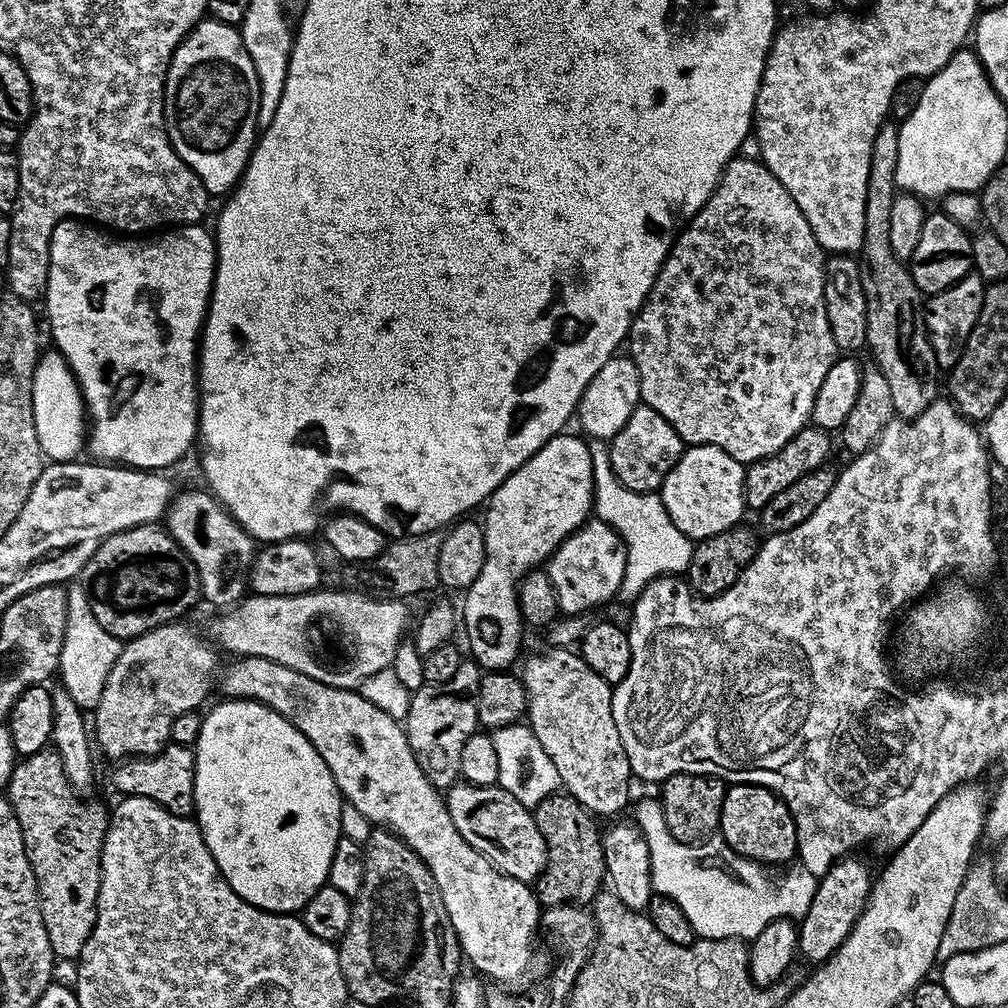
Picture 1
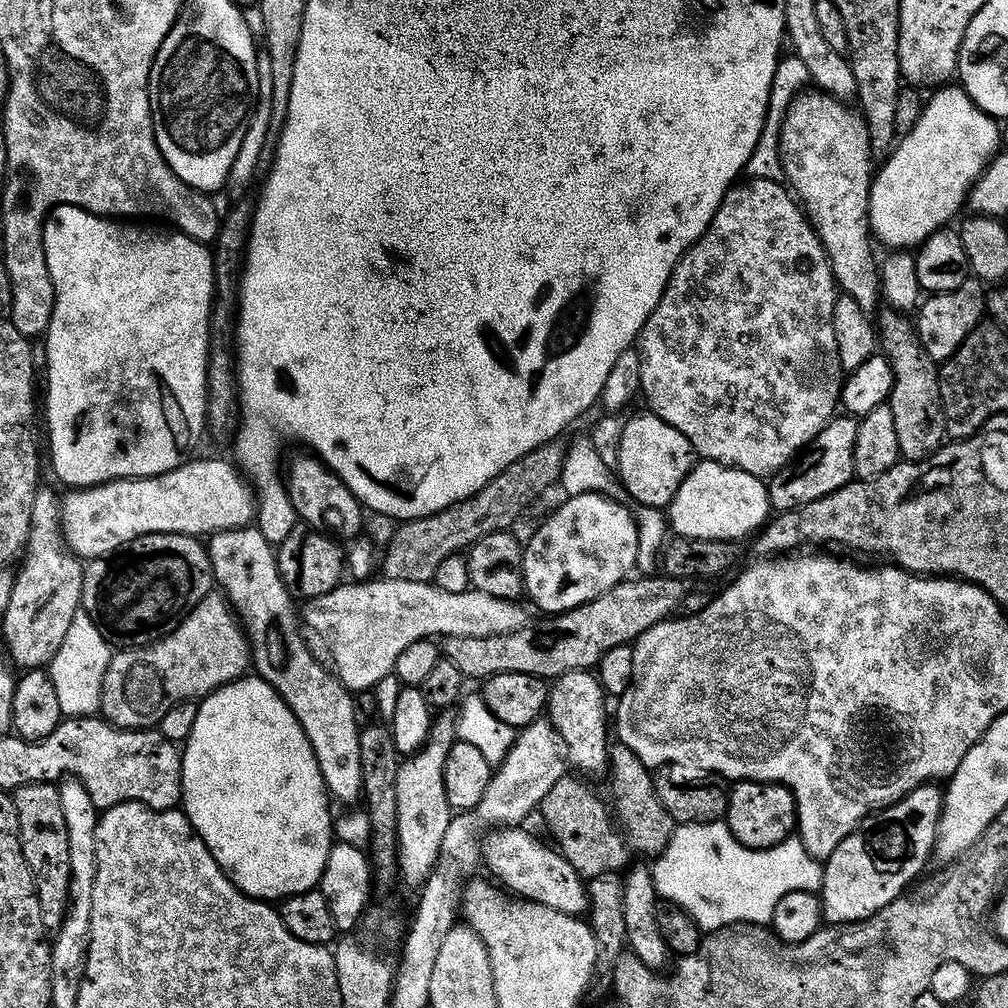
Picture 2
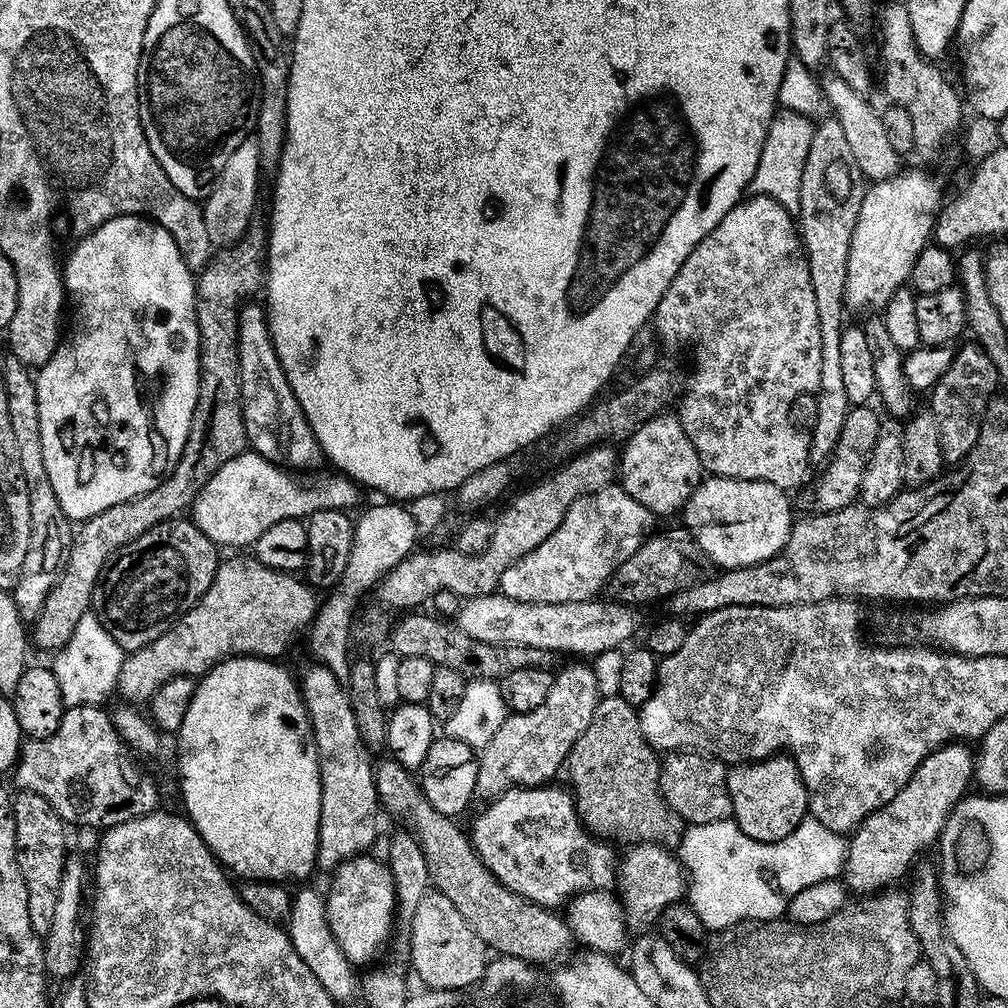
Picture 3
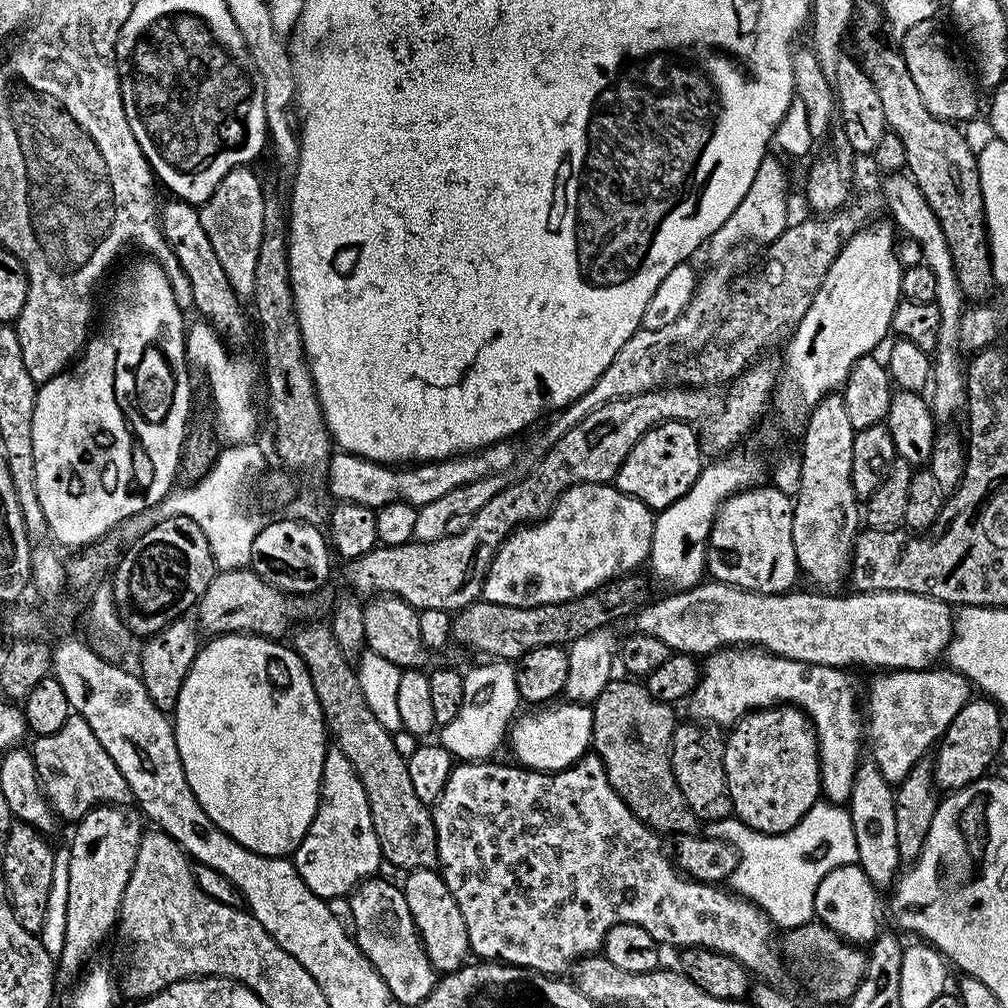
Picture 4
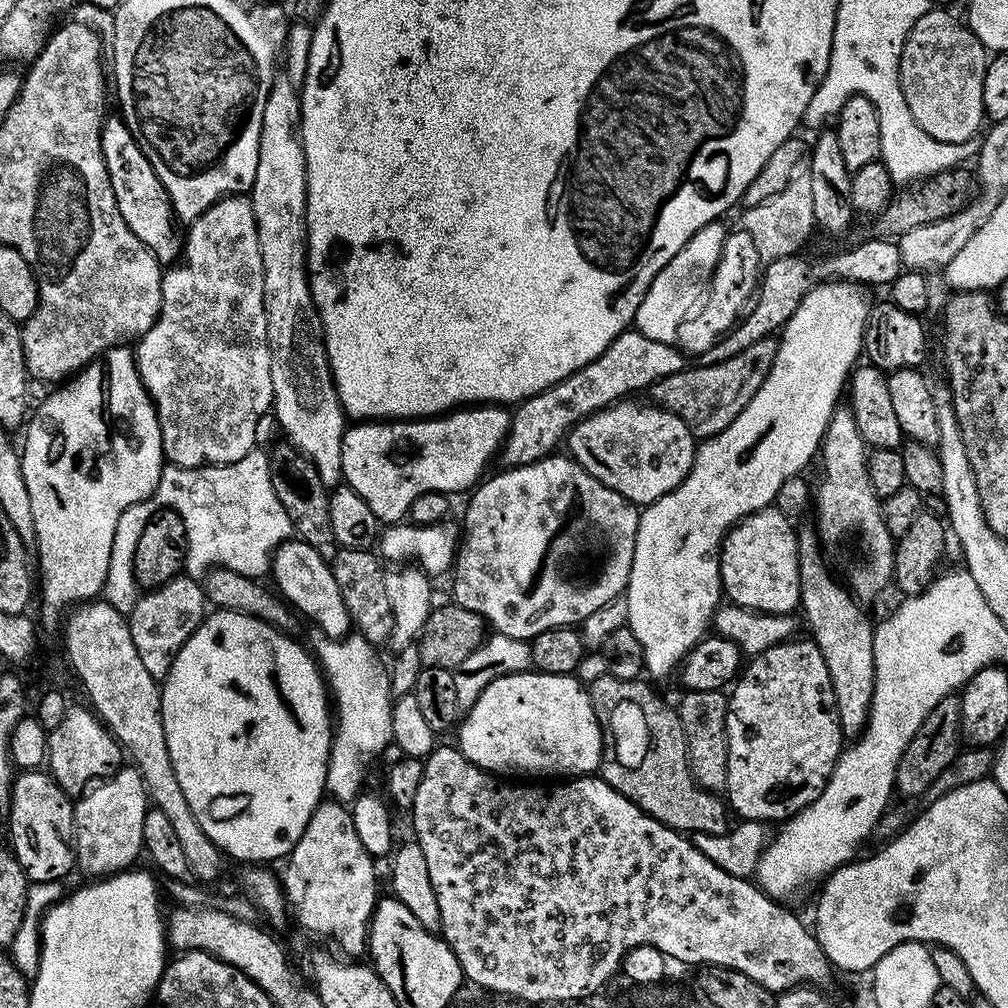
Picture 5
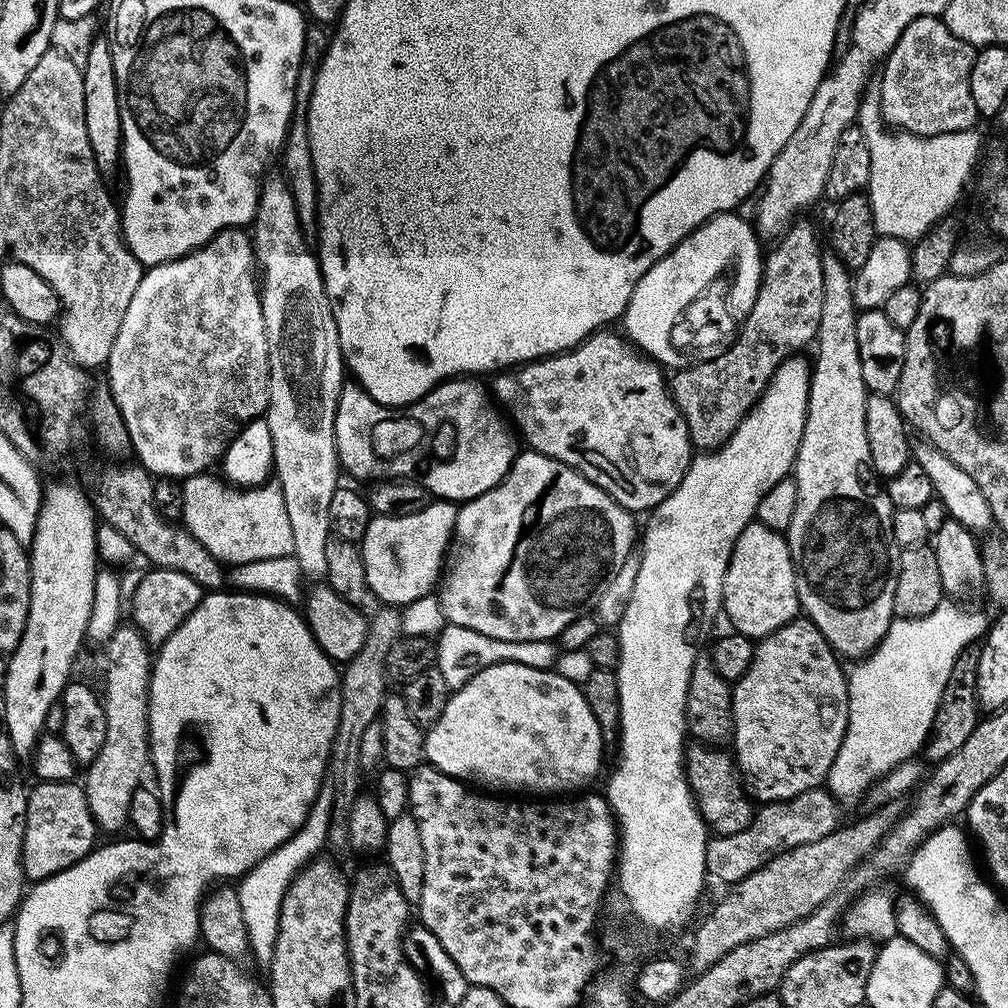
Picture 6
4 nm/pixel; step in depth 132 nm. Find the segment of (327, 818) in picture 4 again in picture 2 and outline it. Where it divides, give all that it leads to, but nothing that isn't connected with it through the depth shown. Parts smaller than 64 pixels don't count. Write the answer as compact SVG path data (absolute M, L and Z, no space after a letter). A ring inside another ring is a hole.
M255 526L213 532L207 537L206 547L215 587L232 605L246 629L248 647L252 649L250 664L255 675L282 697L302 726L320 763L329 797L333 801L341 800L344 806L355 805L352 803L355 800L357 803L364 791L361 725L356 724L356 704L352 701L355 699L344 683L332 675L318 656L316 661L315 654L308 649L297 601L280 577L276 548Z

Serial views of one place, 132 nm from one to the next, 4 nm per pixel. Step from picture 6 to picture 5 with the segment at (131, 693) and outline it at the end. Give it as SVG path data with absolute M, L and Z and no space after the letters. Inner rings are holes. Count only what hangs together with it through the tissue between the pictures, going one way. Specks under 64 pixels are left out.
M135 766L121 767L114 775L101 779L95 786L89 787L75 801L72 813L74 814L74 864L84 878L103 878L115 876L133 867L132 864L144 852L142 842L142 822L146 818L150 801L148 792L144 788L140 772Z

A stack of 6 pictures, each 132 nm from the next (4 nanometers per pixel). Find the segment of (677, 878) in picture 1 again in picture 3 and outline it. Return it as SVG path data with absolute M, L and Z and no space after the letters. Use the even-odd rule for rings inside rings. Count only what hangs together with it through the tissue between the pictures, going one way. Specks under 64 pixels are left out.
M805 818L804 821L792 831L786 838L782 838L773 844L766 842L758 842L754 838L750 838L746 834L742 834L742 830L736 825L733 819L723 820L722 822L710 822L709 824L694 824L685 827L684 837L678 849L680 863L684 865L686 873L686 900L691 904L692 909L698 914L698 918L702 918L702 922L710 930L723 930L729 928L731 924L738 924L742 920L775 920L783 917L788 910L788 901L794 898L794 894L798 894L798 890L806 890L806 886L814 886L823 880L835 880L841 875L844 858L846 855L846 840L841 833L831 832L826 826L822 826L822 822Z

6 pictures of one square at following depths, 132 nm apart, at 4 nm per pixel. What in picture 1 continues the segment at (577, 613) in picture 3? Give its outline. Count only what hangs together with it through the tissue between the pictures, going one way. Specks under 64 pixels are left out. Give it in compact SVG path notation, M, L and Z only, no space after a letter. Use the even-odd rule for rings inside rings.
M317 590L315 592L307 592L306 594L294 594L293 596L257 596L248 594L239 602L225 607L212 621L208 624L207 635L214 641L217 649L232 652L233 657L243 658L245 656L257 656L258 658L270 658L274 662L278 662L282 666L290 666L290 670L298 670L298 674L306 674L310 678L314 678L318 682L326 682L328 686L335 688L359 689L364 683L364 679L368 676L380 672L383 668L391 665L396 648L405 639L404 627L408 624L408 608L403 599L398 600L381 600L374 596L366 596L363 592L354 592L351 590L343 590L344 592L324 592L325 590Z

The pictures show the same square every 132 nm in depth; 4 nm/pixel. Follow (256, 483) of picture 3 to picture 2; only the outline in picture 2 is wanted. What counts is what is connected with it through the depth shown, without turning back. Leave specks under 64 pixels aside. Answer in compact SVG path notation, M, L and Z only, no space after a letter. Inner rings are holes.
M191 460L157 476L107 480L104 484L95 484L89 488L65 491L60 502L60 528L64 531L67 551L81 558L111 556L129 544L135 536L177 532L200 538L227 528L251 525L256 511L254 492L249 481L238 471L237 465L232 462L227 464L224 460Z

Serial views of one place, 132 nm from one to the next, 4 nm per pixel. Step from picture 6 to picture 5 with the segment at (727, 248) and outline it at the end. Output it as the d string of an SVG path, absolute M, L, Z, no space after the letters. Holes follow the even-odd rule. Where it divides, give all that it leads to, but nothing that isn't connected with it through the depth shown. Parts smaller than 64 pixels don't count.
M713 222L702 226L702 230L698 230L694 238L690 238L690 242L686 242L686 246L682 246L682 250L678 250L678 254L674 254L666 266L662 266L662 270L658 270L636 311L635 331L646 334L646 338L654 338L654 342L677 343L678 326L688 319L693 307L691 304L705 295L716 267L719 266L726 235L726 228L722 225Z

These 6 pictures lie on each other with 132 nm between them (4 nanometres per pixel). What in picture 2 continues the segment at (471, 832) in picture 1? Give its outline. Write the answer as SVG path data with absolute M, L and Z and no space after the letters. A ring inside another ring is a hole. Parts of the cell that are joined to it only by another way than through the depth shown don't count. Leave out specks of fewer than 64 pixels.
M500 826L489 831L482 840L482 864L497 876L495 879L513 897L521 901L550 906L574 917L579 917L587 909L586 884L574 866L570 866L555 847L547 848L542 841L535 840L524 826Z

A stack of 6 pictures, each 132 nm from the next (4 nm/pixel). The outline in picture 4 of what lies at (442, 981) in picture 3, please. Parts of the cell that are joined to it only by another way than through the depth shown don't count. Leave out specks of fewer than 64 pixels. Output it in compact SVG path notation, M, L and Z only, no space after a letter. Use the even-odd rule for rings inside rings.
M413 869L402 882L404 897L419 930L424 952L436 968L437 973L447 974L463 967L469 957L469 935L462 912L454 902L445 880L435 869Z

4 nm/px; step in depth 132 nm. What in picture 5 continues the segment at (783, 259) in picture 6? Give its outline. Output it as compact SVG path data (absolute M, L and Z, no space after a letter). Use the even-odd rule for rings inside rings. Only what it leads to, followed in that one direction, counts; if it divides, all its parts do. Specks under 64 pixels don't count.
M767 338L747 347L740 354L727 358L724 362L718 362L712 366L689 366L678 374L670 374L670 378L662 378L650 389L651 403L665 408L667 412L673 412L697 438L717 436L758 394L762 382L766 382L766 374L774 366L777 341Z

